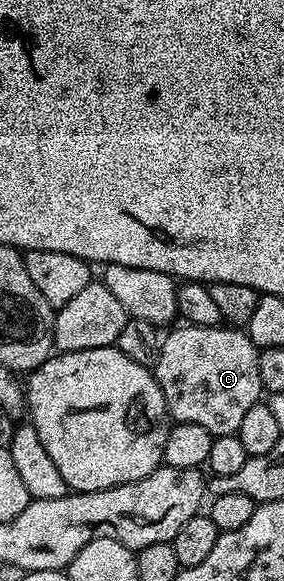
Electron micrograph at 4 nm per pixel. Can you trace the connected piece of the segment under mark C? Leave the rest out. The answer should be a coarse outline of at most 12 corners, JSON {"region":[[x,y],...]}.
{"region":[[181,324],[155,367],[174,423],[236,434],[262,401],[241,328]]}

